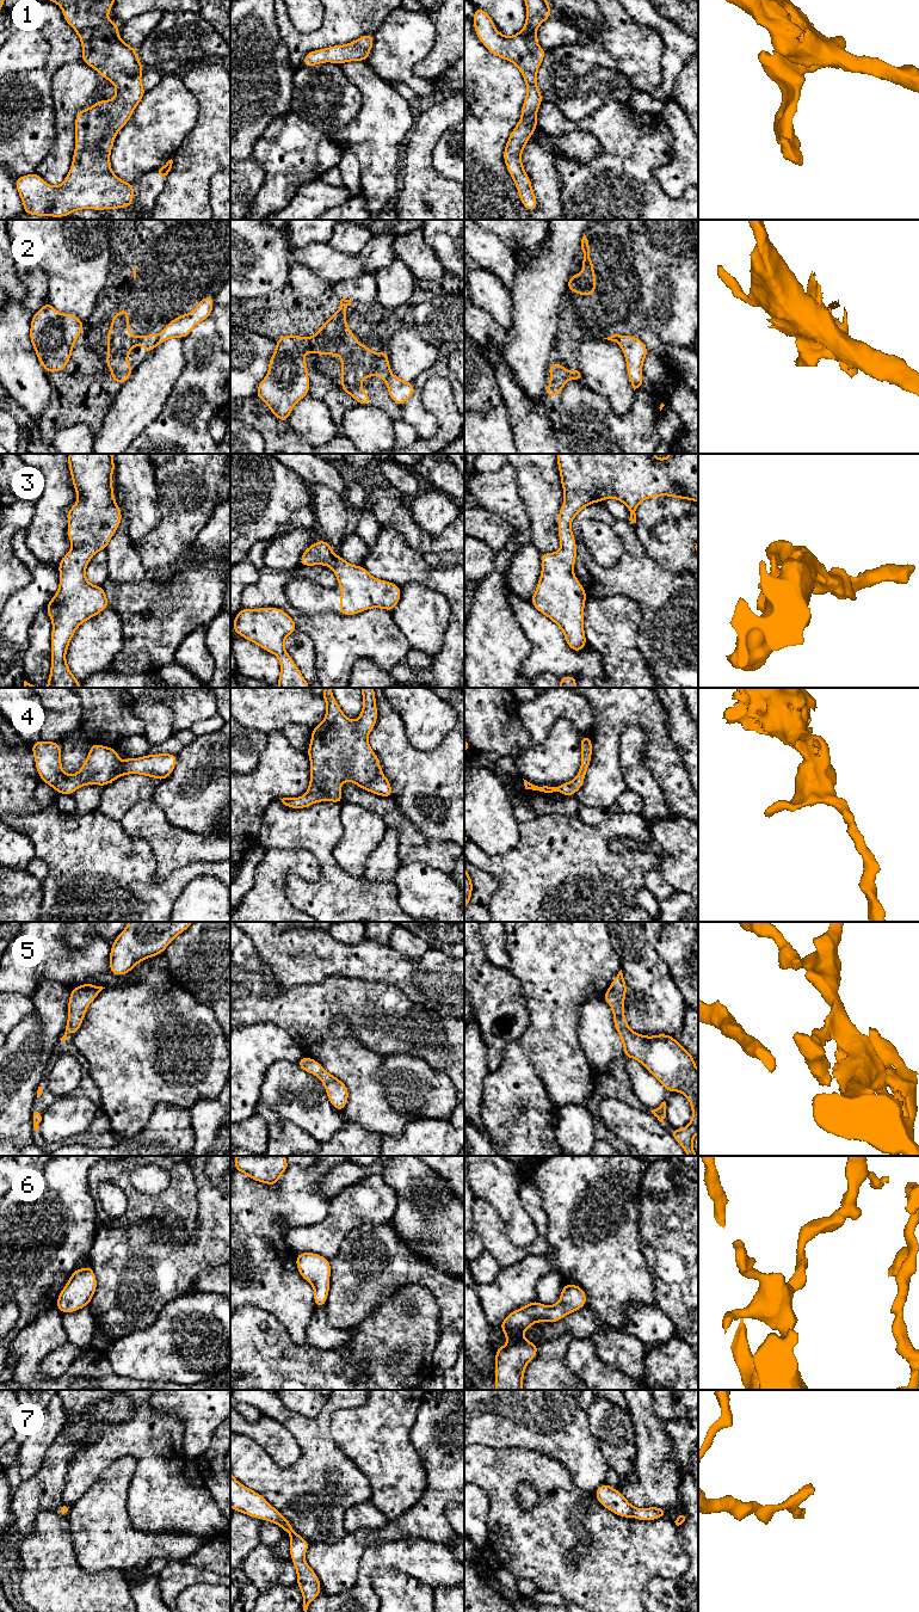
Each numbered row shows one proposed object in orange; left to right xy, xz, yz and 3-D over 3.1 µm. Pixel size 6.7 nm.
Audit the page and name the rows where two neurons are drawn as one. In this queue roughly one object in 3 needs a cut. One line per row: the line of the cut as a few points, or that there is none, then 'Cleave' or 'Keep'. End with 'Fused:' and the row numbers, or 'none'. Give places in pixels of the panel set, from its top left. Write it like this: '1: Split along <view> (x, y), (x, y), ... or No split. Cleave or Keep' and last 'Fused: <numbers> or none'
1: No split. Keep
2: Split along xy (159, 336), (155, 345). Cleave
3: No split. Keep
4: No split. Keep
5: No split. Keep
6: No split. Keep
7: No split. Keep
Fused: 2

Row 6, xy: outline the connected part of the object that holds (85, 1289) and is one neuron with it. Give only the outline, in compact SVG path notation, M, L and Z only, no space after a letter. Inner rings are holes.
M92 1266L76 1268L57 1297L56 1308L62 1313L68 1313L88 1306L95 1290L97 1278Z

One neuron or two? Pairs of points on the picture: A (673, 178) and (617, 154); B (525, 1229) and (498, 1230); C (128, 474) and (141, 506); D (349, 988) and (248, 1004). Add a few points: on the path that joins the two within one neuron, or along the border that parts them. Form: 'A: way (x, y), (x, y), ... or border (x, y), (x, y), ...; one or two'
A: border (672, 148), (672, 158), (653, 171), (666, 195); two
B: border (493, 1205), (509, 1240), (519, 1247), (530, 1246); two
C: way (136, 483), (140, 498); one
D: way (324, 1003), (273, 1004); one

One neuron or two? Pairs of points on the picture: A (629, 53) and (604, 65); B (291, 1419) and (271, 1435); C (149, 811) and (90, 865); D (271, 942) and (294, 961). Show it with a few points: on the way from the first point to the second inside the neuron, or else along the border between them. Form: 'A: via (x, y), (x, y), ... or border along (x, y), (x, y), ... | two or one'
A: border along (593, 41), (597, 41), (616, 60), (621, 71) | two
B: border along (264, 1414), (279, 1421), (295, 1439), (300, 1449) | two
C: border along (121, 820), (129, 835), (141, 837), (149, 847) | two
D: via (277, 948), (288, 955) | one

